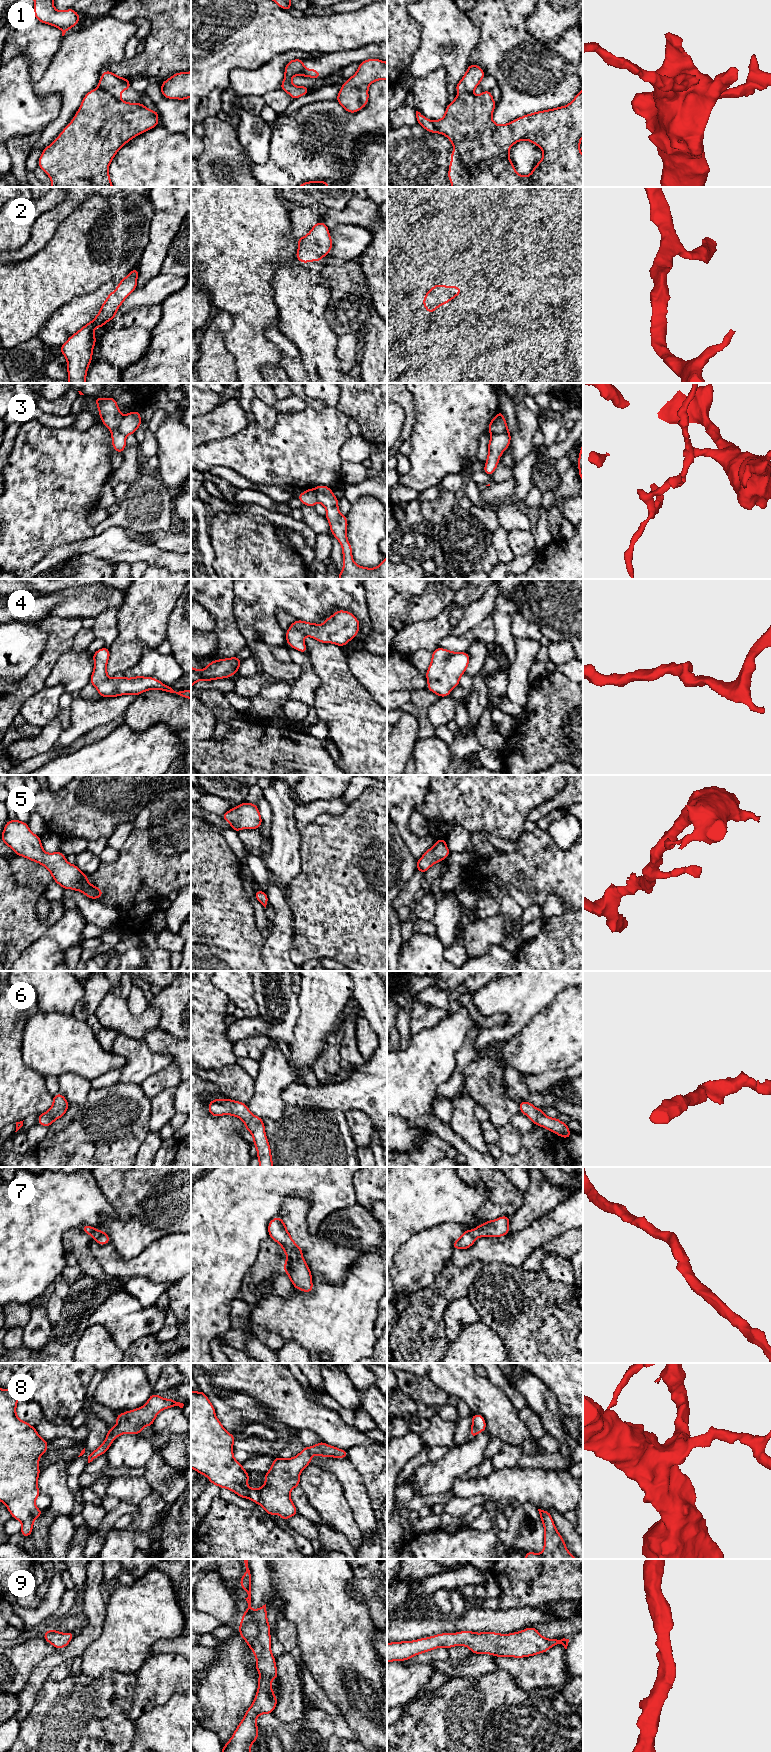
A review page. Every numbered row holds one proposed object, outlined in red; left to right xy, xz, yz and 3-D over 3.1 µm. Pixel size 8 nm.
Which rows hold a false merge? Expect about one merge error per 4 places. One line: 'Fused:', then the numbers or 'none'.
Fused: 1, 3

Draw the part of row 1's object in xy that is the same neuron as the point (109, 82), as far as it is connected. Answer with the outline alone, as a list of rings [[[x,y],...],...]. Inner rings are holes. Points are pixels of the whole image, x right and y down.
[[[104,71],[99,79],[98,88],[120,100],[121,93],[126,89],[130,89],[131,85],[129,79],[117,76],[112,71]]]

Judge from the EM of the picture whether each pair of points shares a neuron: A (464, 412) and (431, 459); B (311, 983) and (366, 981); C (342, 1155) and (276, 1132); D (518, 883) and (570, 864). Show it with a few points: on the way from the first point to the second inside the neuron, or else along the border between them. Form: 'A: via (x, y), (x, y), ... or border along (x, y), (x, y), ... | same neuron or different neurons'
A: via (452, 424), (443, 434), (439, 447) | same neuron
B: border along (352, 981), (353, 997) | different neurons
C: via (326, 1155), (317, 1155), (305, 1143), (292, 1139) | same neuron
D: via (531, 873), (535, 870), (557, 870) | same neuron

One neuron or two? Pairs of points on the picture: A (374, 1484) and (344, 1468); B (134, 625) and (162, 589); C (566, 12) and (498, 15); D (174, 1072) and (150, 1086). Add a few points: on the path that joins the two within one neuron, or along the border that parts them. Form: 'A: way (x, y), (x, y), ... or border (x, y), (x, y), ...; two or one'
A: border (348, 1457), (358, 1472), (370, 1499); two
B: way (143, 616), (147, 604), (153, 598); one
C: border (533, 10), (526, 17), (526, 30), (534, 37); two
D: way (168, 1078), (156, 1083); one

